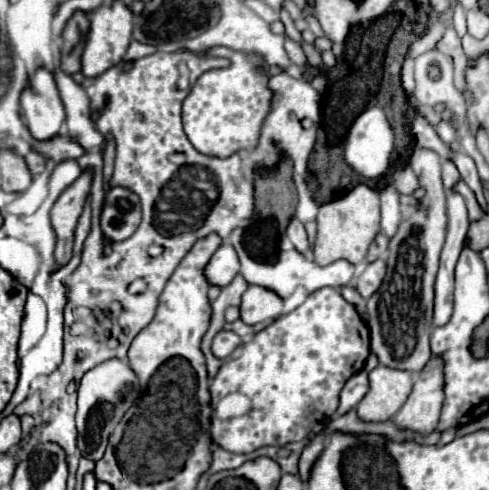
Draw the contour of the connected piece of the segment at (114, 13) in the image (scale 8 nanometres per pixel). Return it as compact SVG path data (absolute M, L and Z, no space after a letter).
M114 1L110 7L100 7L90 15L90 33L86 37L86 47L82 55L84 77L94 79L124 59L124 53L132 41L132 19L132 11L122 1Z

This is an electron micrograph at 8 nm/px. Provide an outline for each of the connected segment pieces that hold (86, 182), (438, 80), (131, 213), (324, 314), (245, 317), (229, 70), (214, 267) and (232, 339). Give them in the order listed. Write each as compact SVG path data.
M82 169L82 175L58 197L58 201L52 207L52 227L58 235L56 261L62 265L72 257L74 229L76 229L78 217L82 213L84 201L90 193L92 175L94 175L92 169Z
M434 49L418 55L414 77L418 103L430 107L444 103L458 117L458 121L464 121L466 101L452 81L452 57Z
M112 187L106 193L100 227L110 241L128 239L140 223L140 199L126 187Z
M324 287L312 293L300 307L292 313L276 319L266 329L254 335L248 343L240 347L238 357L228 359L222 363L218 375L210 385L212 405L216 405L222 397L230 393L244 393L252 395L252 411L244 417L236 419L212 419L210 437L216 445L232 453L252 453L264 445L286 445L292 441L302 441L310 435L314 425L328 421L338 409L338 393L342 385L364 367L364 361L370 353L370 333L366 323L356 313L354 305L346 303L342 295L332 289Z
M260 275L260 287L250 285L240 301L240 319L246 325L256 325L264 319L274 319L282 311L282 299L262 287L262 275Z
M242 51L232 53L228 67L202 73L182 105L184 133L194 149L218 159L254 149L274 95L268 87L268 79L268 65L262 63L262 55L246 55Z
M224 243L218 247L218 251L208 261L208 265L204 269L204 277L210 285L226 287L228 283L232 283L238 269L240 269L240 261L238 261L234 247L230 243Z
M220 331L216 337L214 337L214 343L212 343L212 353L218 357L218 359L226 359L234 353L234 349L242 345L242 339L232 333L232 331Z

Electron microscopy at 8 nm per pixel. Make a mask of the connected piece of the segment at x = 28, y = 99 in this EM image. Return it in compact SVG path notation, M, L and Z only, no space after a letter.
M38 69L30 85L22 93L22 113L26 127L38 141L54 139L66 119L54 77L46 69Z

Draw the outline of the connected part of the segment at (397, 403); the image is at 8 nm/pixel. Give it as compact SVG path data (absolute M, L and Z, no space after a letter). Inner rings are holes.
M378 365L370 371L370 391L358 405L364 421L388 421L406 403L414 377L410 371L398 371Z

